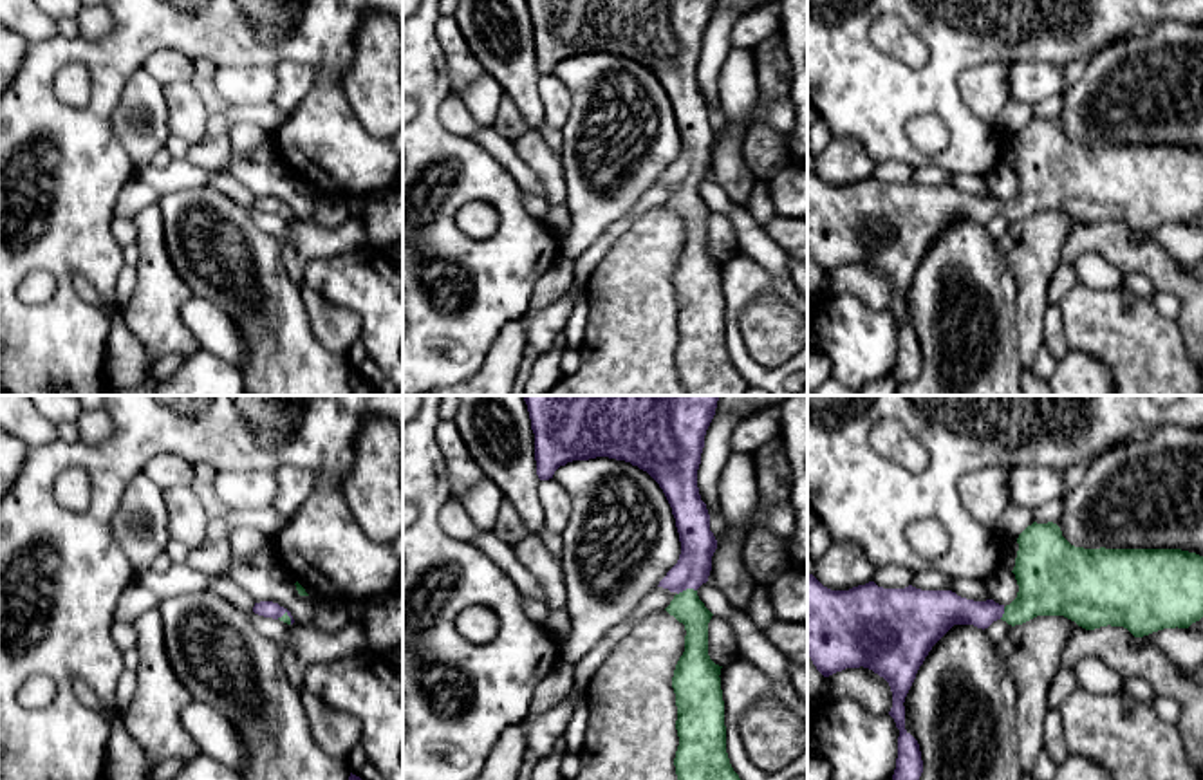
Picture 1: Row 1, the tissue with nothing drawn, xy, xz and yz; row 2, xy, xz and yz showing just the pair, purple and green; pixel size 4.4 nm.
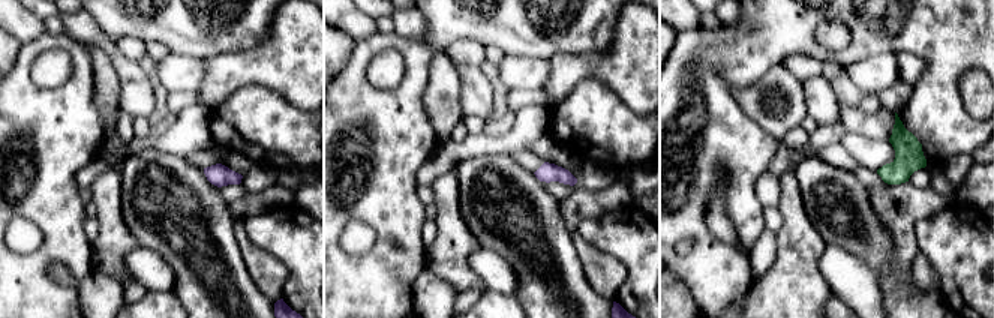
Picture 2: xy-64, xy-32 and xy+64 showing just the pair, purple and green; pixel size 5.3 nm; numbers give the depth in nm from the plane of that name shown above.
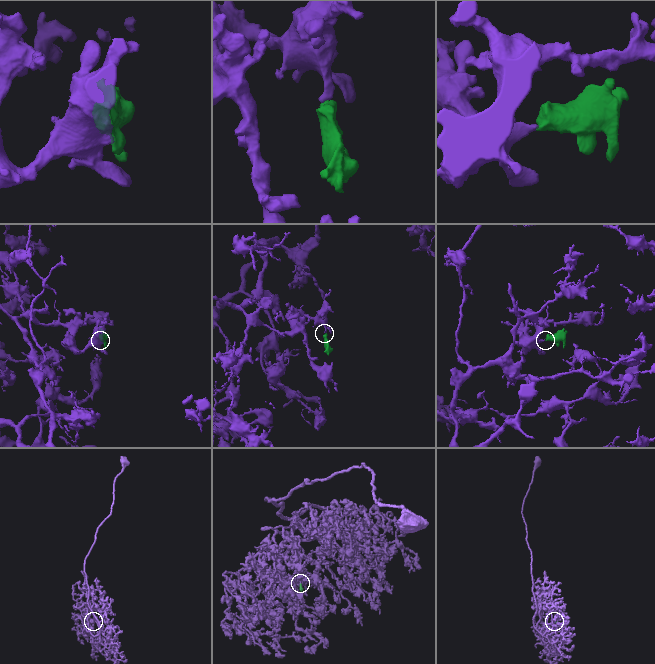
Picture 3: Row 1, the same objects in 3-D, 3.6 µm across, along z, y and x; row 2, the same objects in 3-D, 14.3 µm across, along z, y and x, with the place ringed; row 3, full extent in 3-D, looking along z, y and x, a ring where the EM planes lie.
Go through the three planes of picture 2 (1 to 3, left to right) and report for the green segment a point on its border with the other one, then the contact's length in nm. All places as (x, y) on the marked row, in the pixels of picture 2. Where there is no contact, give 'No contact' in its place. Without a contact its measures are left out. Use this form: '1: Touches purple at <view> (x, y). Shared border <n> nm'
1: No contact
2: No contact
3: No contact

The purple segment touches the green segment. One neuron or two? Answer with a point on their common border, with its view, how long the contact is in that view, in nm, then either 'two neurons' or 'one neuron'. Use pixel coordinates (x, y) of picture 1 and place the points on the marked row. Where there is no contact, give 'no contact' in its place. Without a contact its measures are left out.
contact xz (687, 587); length 90 nm; one neuron

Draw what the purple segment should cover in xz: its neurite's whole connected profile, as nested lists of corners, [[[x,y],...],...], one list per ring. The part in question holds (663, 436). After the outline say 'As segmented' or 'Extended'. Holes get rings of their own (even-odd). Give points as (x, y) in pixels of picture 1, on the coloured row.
[[[524,395],[540,480],[553,478],[567,462],[609,457],[647,471],[672,507],[681,554],[657,587],[676,594],[665,610],[686,630],[685,652],[672,677],[677,780],[741,780],[726,753],[723,666],[708,655],[713,614],[697,596],[717,549],[697,469],[719,397]]]. Extended

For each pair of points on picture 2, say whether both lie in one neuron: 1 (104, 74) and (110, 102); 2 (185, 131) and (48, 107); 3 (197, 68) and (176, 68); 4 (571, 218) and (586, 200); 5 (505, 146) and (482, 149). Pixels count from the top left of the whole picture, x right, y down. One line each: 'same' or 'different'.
1: same
2: different
3: same
4: same
5: same

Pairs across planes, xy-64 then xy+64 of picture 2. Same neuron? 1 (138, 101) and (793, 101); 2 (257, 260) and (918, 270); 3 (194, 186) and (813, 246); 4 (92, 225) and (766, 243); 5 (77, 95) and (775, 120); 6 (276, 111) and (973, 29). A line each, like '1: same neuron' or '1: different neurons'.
1: different neurons
2: same neuron
3: different neurons
4: same neuron
5: different neurons
6: same neuron

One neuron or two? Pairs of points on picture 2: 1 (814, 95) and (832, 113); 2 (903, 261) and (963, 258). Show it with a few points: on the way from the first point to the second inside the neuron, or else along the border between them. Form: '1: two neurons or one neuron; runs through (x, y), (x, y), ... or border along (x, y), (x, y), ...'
1: one neuron; runs through (819, 99), (828, 108)
2: two neurons; border along (928, 216), (916, 222), (916, 246), (919, 251)

